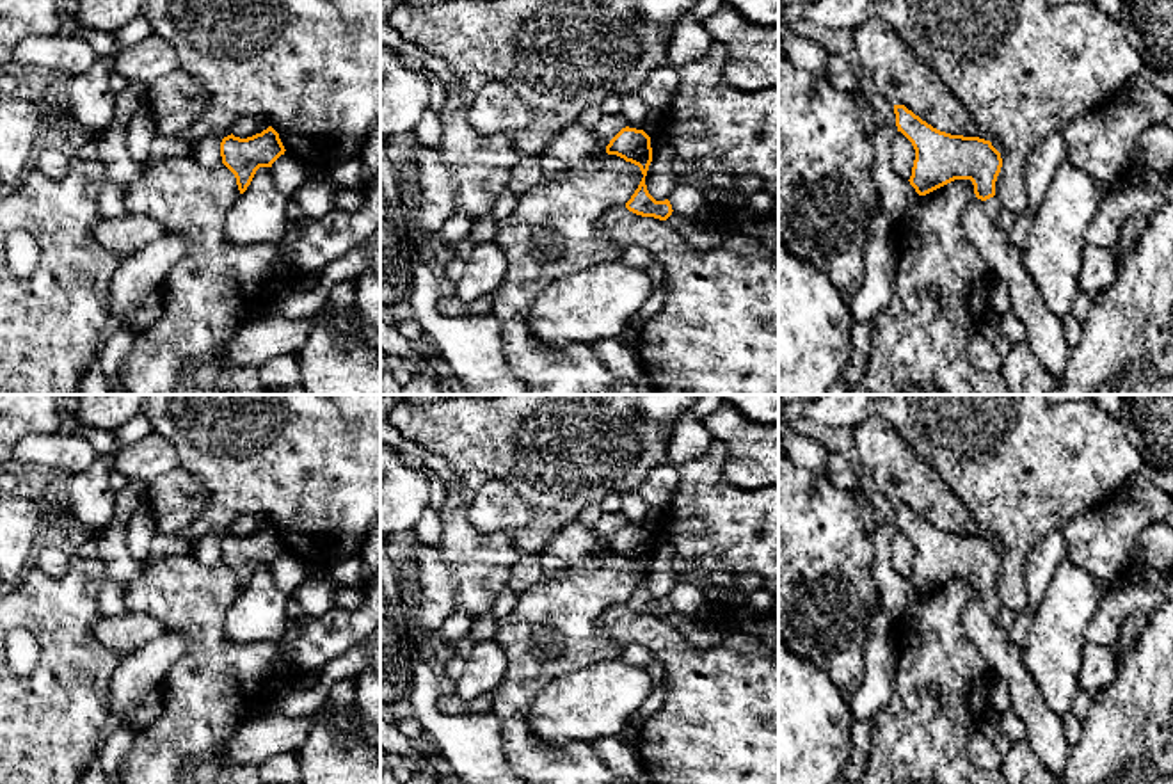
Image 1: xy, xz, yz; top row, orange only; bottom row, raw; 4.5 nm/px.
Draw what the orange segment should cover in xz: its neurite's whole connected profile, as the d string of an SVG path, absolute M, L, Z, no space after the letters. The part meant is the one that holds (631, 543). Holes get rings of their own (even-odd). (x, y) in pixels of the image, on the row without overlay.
M626 524L610 539L606 551L638 564L643 572L626 606L642 615L666 619L674 610L670 599L656 599L645 583L645 574L652 560L650 535L643 528Z

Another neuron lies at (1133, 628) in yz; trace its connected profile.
M1139 612L1139 613L1132 613L1123 622L1121 636L1118 644L1113 647L1118 661L1123 660L1130 651L1134 651L1134 647L1139 642L1139 636L1148 626L1150 617L1152 617L1152 612L1150 613Z

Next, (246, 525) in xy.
M243 514L233 524L233 533L240 537L252 535L267 528L268 523L261 516Z

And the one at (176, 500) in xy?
M178 466L153 484L148 484L148 503L153 510L158 533L180 535L206 512L211 500L206 491Z

